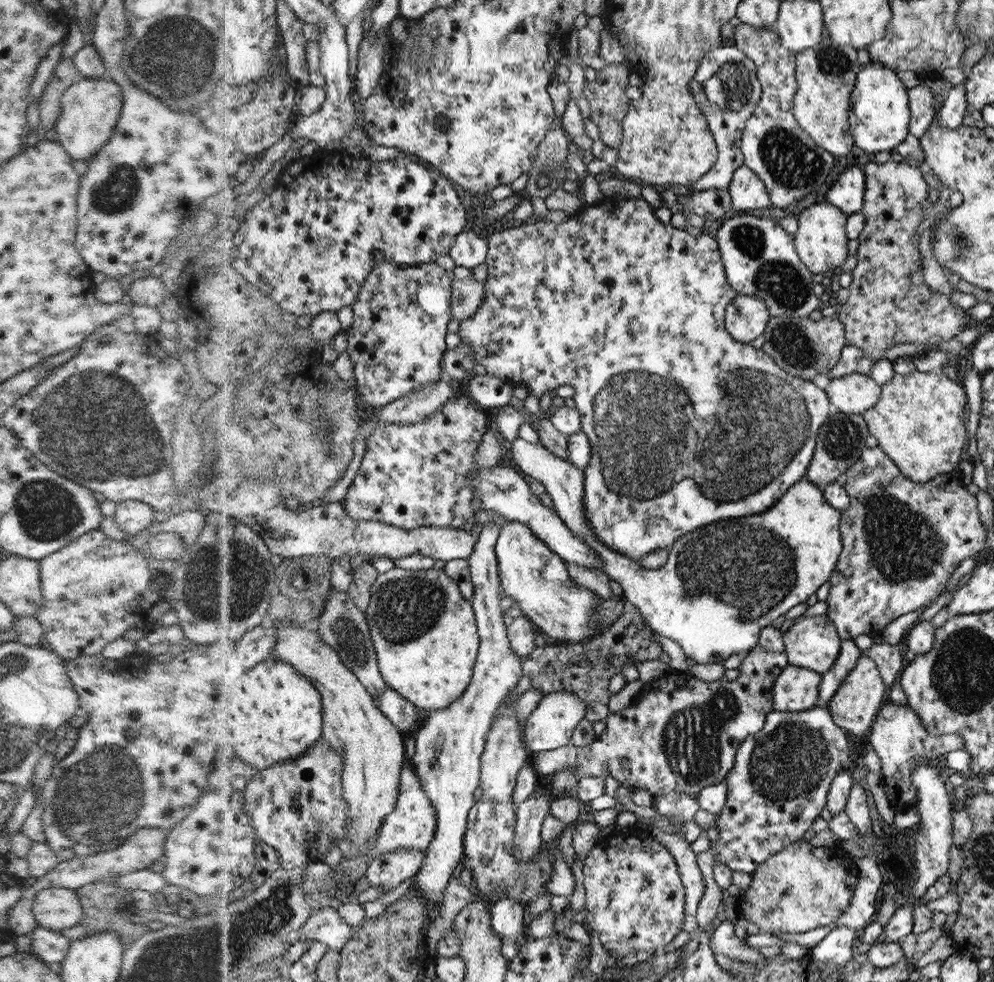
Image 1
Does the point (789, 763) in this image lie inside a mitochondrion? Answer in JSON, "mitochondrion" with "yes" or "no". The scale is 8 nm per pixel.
{"mitochondrion":"yes"}

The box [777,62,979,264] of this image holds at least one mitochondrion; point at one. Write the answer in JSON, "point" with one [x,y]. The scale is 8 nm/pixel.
{"point":[959,241]}

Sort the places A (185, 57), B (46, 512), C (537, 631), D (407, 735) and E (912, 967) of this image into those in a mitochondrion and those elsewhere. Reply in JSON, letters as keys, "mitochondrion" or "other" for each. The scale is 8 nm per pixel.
{"A":"mitochondrion","B":"mitochondrion","C":"other","D":"other","E":"other"}

